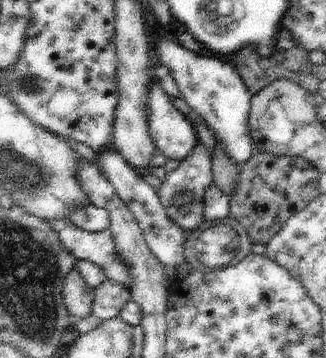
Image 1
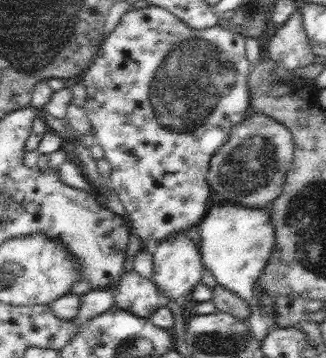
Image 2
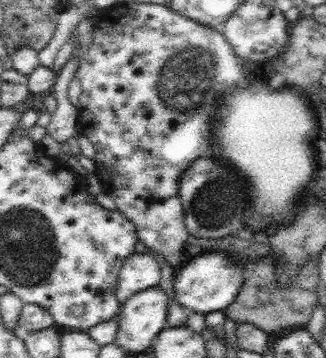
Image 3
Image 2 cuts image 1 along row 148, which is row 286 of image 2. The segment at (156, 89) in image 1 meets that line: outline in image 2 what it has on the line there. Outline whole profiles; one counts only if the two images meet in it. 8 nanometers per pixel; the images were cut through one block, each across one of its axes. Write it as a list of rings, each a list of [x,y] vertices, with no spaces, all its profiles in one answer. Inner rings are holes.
[[[185,232],[173,234],[171,238],[165,238],[157,244],[153,244],[153,282],[165,300],[185,300],[193,292],[193,286],[201,282],[201,276],[205,272],[205,266],[201,264],[199,248],[191,242],[191,238]]]

